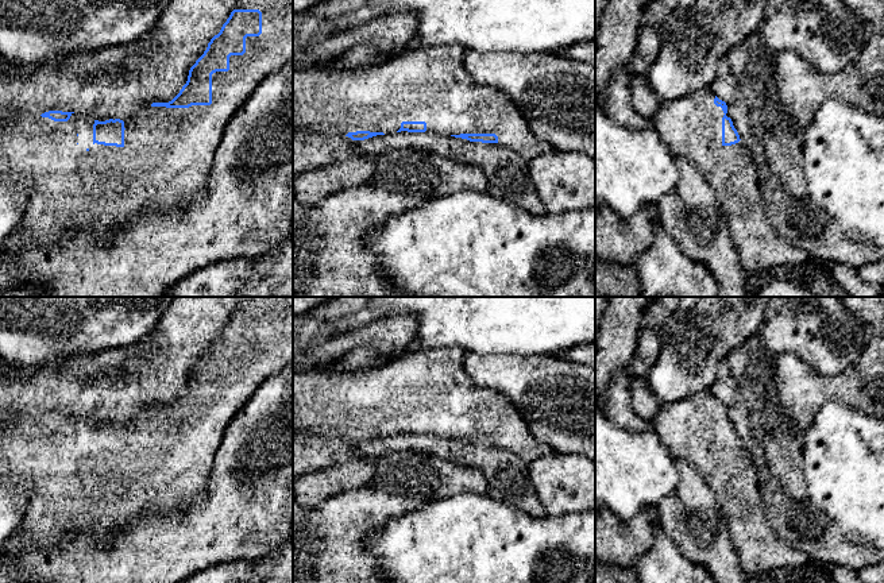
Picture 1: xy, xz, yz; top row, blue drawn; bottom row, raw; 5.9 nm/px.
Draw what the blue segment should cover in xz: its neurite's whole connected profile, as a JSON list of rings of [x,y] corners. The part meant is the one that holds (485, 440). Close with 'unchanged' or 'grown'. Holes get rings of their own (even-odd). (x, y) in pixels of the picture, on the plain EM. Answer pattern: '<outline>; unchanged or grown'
[[[458,347],[405,352],[385,366],[356,372],[332,372],[312,370],[293,374],[293,429],[306,431],[320,437],[346,437],[352,443],[364,443],[377,437],[408,435],[437,435],[470,444],[498,445],[526,463],[556,451],[530,433],[524,417],[510,401],[490,389],[476,387],[467,375],[463,358],[466,351]]]; grown

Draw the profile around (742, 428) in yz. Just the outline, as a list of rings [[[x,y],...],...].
[[[726,359],[719,363],[710,390],[719,402],[726,405],[727,417],[754,464],[763,514],[768,518],[776,538],[780,538],[788,549],[796,549],[798,553],[804,555],[807,561],[841,565],[856,572],[884,561],[883,549],[848,541],[808,498],[794,501],[784,493],[768,468],[763,447],[752,436],[748,410],[738,404],[740,389]]]

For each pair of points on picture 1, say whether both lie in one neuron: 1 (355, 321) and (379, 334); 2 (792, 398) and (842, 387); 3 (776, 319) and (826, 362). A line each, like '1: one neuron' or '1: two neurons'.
1: two neurons
2: one neuron
3: one neuron

